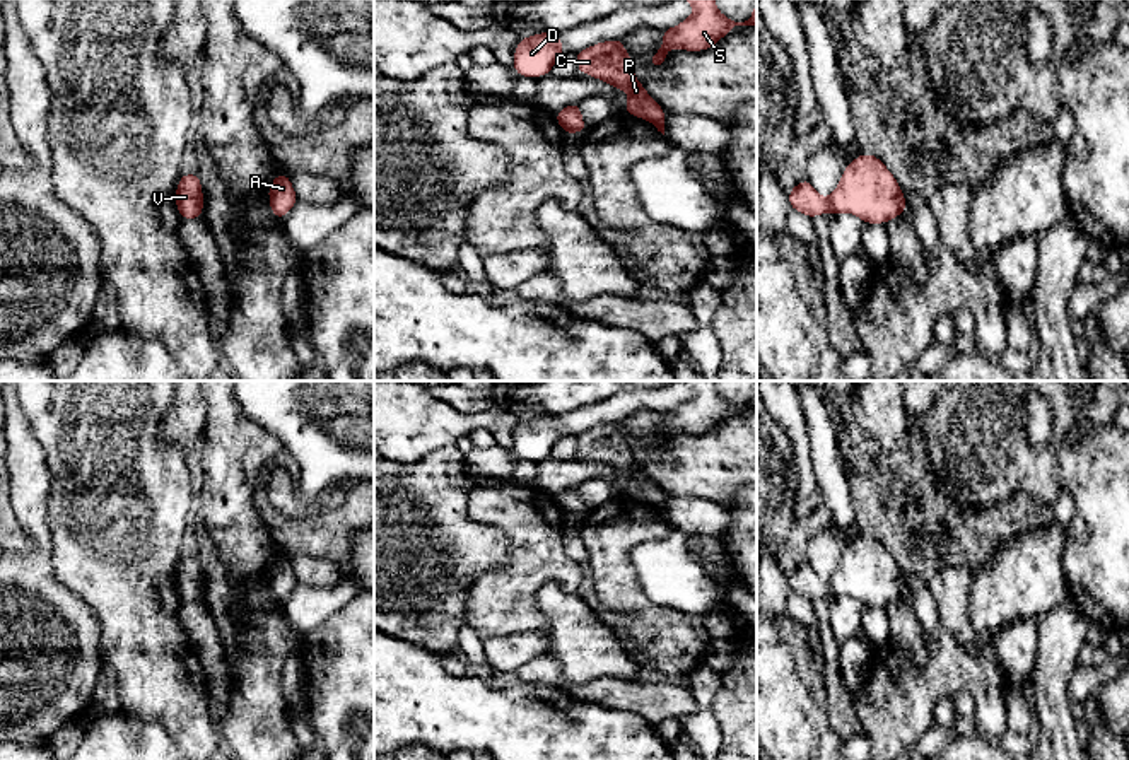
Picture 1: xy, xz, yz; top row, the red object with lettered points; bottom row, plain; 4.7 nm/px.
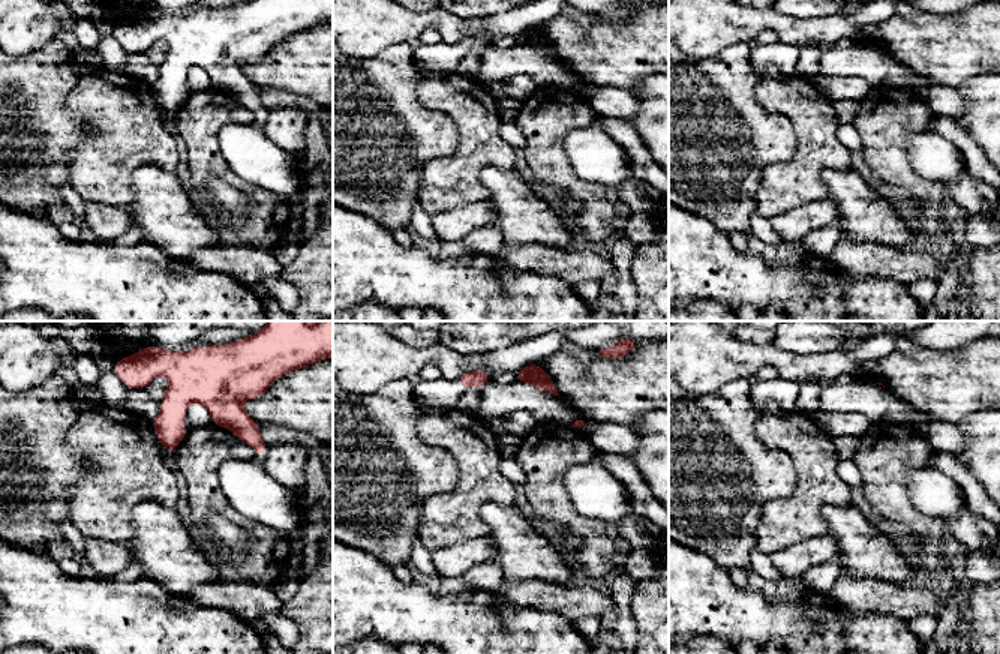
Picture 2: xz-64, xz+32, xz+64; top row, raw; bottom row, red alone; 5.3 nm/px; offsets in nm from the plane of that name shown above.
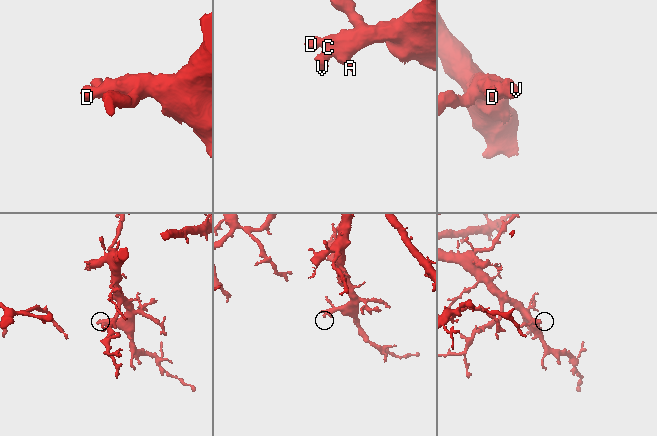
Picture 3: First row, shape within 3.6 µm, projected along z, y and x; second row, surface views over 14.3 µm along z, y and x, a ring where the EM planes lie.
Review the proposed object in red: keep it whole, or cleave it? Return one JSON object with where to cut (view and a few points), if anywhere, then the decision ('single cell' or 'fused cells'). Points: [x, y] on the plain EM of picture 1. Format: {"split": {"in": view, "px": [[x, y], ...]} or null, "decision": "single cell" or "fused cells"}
{"split": null, "decision": "single cell"}

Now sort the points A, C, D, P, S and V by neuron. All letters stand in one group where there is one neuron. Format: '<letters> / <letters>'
A C D P S V

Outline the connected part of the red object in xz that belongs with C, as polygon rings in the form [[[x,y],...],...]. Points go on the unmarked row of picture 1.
[[[622,422],[596,425],[574,436],[577,454],[588,456],[629,476],[627,497],[652,506],[664,517],[666,494],[647,476],[632,451],[632,441]]]

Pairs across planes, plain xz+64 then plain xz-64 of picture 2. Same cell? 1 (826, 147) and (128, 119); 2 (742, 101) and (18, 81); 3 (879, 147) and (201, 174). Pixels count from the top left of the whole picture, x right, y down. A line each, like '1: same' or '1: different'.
1: same
2: same
3: same

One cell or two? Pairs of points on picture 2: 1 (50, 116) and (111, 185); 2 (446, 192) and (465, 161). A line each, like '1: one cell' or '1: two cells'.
1: two cells
2: one cell

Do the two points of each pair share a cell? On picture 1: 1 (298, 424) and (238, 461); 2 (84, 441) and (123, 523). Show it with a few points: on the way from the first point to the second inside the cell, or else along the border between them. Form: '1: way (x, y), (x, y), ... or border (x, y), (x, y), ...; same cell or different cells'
1: border (245, 414), (265, 427), (284, 448); different cells
2: way (105, 461), (118, 484), (118, 502); same cell

